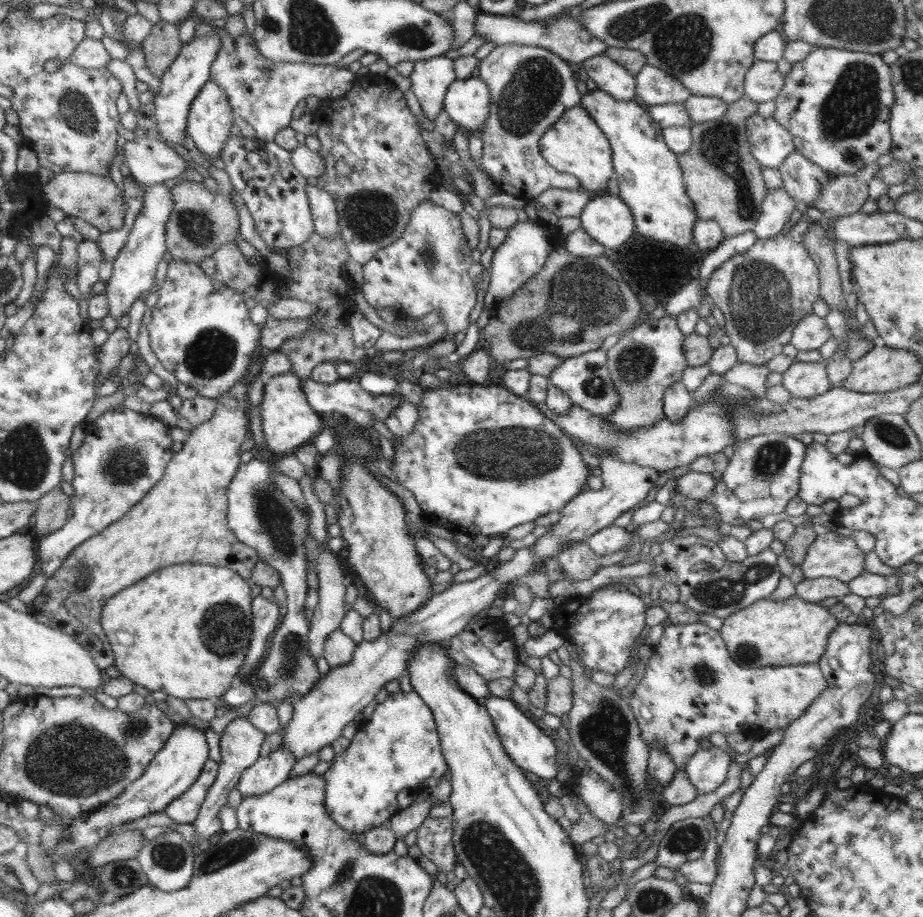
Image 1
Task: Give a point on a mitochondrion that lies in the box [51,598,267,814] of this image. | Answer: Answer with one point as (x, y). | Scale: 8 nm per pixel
(224, 629)

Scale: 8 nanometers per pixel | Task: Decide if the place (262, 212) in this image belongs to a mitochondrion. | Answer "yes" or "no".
no

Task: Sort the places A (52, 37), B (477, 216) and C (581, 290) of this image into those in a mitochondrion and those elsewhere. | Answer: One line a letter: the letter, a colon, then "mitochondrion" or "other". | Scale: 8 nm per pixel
A: other
B: other
C: mitochondrion

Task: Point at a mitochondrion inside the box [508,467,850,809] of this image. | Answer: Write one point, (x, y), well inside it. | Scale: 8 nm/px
(717, 592)

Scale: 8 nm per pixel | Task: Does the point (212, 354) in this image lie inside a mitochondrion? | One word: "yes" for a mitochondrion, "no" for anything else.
yes

